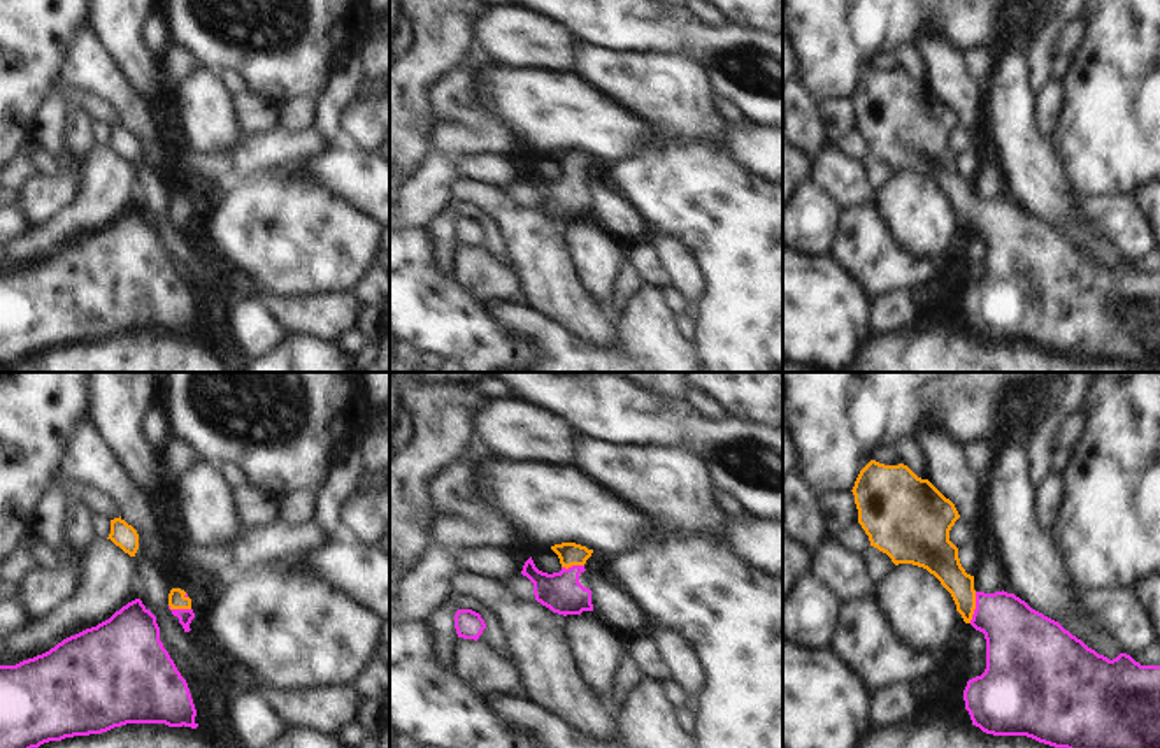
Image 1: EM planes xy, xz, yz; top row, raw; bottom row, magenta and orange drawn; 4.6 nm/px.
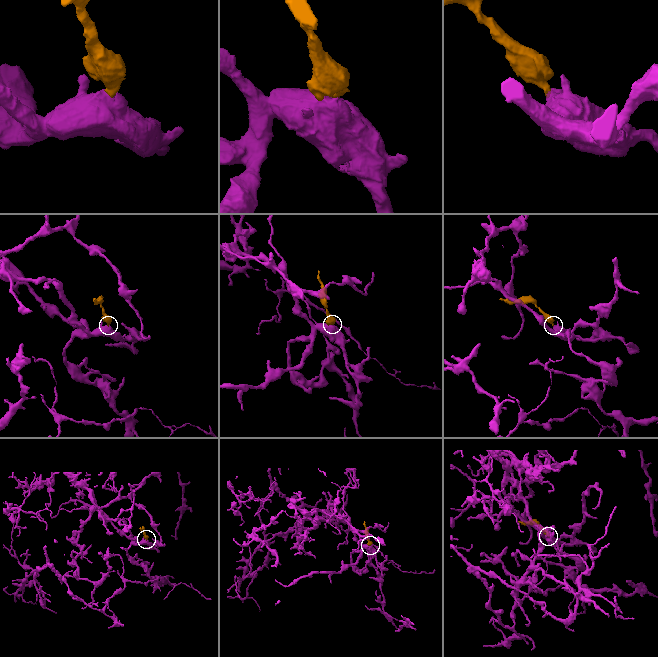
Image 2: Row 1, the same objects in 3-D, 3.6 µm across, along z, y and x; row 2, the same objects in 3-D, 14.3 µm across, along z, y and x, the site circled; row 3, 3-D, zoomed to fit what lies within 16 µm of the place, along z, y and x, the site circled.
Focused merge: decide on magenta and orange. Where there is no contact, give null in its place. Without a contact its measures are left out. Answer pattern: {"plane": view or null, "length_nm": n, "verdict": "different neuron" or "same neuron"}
{"plane": "yz", "length_nm": 150, "verdict": "same neuron"}

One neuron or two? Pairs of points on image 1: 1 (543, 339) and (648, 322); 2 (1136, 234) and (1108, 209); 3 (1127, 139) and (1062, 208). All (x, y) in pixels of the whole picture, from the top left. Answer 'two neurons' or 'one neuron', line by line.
1: one neuron
2: one neuron
3: two neurons

